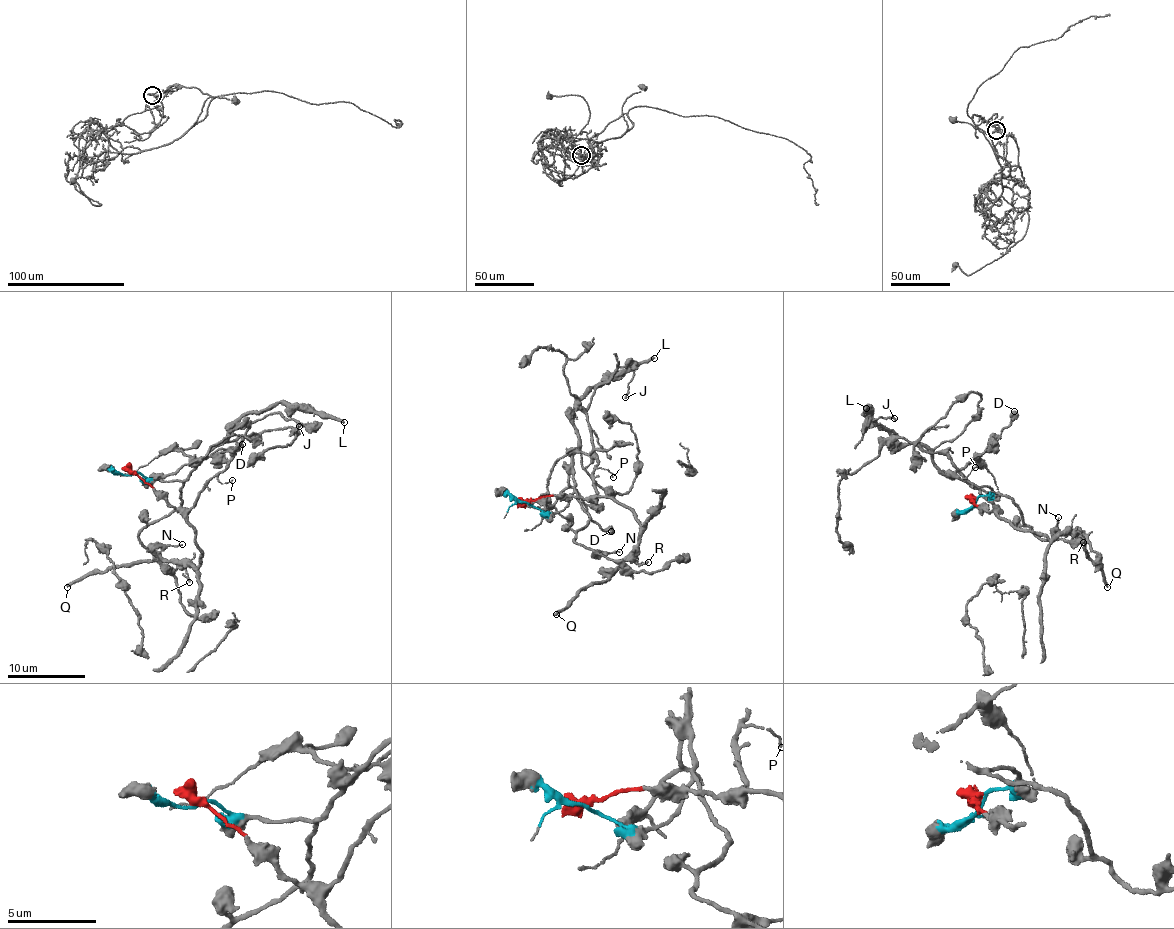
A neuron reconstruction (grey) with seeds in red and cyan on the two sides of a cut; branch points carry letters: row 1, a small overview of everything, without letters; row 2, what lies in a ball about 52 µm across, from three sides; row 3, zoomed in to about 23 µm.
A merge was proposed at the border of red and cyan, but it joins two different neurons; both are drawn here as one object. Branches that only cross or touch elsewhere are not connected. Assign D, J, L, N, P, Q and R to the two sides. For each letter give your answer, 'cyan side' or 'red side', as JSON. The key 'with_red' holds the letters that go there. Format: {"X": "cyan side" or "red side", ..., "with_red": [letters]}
{"D": "cyan side", "J": "red side", "L": "cyan side", "N": "cyan side", "P": "red side", "Q": "red side", "R": "red side", "with_red": ["J", "P", "Q", "R"]}

